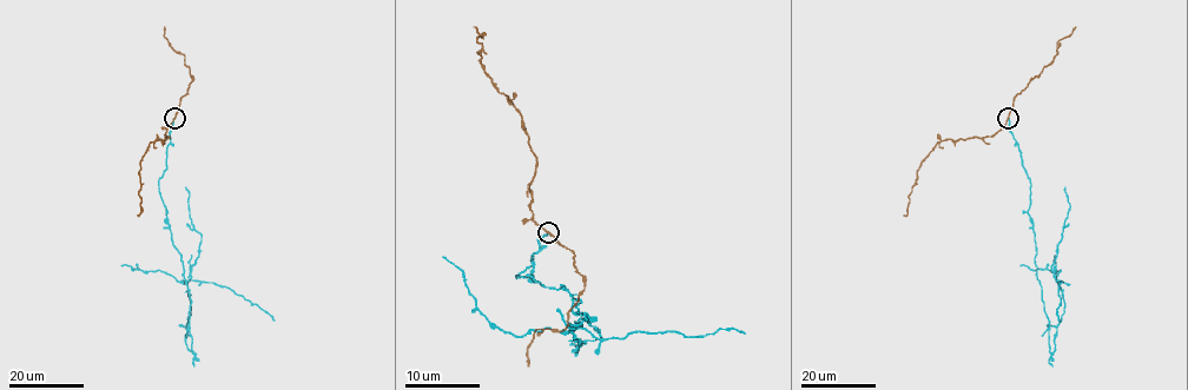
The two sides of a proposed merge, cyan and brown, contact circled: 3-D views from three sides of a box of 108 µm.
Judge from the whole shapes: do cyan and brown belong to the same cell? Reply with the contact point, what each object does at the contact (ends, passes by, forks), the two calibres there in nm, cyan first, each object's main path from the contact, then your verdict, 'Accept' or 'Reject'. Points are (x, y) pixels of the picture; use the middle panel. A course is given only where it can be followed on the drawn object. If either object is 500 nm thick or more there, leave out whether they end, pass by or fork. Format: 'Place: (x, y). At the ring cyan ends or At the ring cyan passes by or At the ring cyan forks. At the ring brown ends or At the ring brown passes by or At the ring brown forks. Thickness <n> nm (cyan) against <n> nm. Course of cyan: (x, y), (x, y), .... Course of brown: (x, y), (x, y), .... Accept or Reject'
Place: (548, 232). At the ring cyan ends. At the ring brown passes by. Thickness 200 nm (cyan) against 170 nm. Course of cyan: (548, 233), (516, 278), (532, 272), (580, 301), (574, 339), (580, 319), (600, 339), (574, 355), (569, 345). Course of brown: (548, 231), (534, 220), (529, 207), (535, 153), (521, 112), (481, 63), (476, 40), (481, 34), (474, 27). Reject

